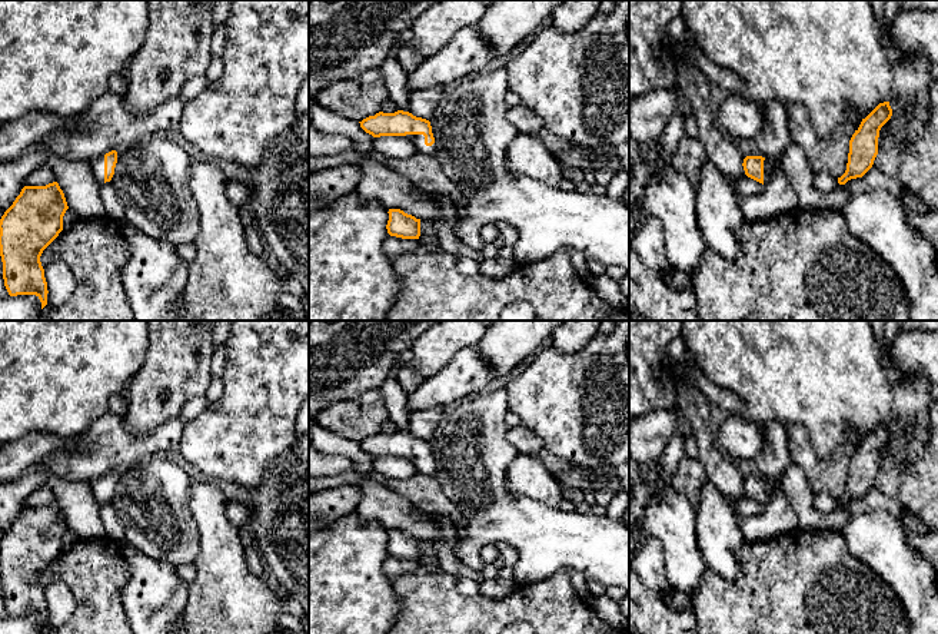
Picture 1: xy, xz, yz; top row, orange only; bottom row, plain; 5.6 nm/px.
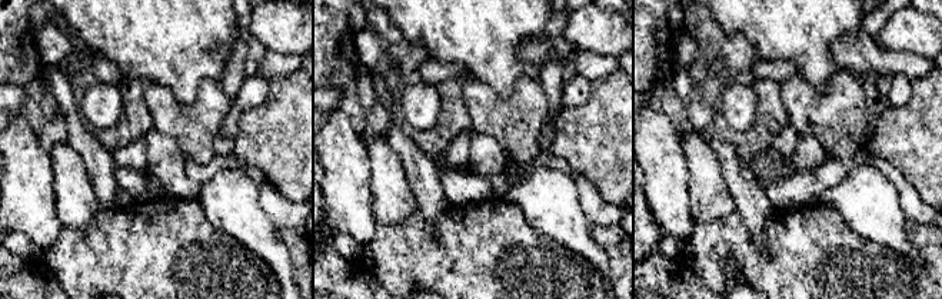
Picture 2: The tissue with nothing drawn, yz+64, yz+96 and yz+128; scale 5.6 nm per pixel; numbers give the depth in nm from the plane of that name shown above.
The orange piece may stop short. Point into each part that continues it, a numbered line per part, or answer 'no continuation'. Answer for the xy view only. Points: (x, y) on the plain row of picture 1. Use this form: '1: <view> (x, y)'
1: xy (97, 485)

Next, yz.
1: yz (769, 485)

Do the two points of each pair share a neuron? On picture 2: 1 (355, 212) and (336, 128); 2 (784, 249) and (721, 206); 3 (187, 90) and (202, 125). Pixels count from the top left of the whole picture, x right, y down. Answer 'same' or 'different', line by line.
1: same
2: different
3: different

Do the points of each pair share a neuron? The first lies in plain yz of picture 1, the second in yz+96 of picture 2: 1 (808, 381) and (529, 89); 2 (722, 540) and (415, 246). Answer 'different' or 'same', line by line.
1: different
2: different

